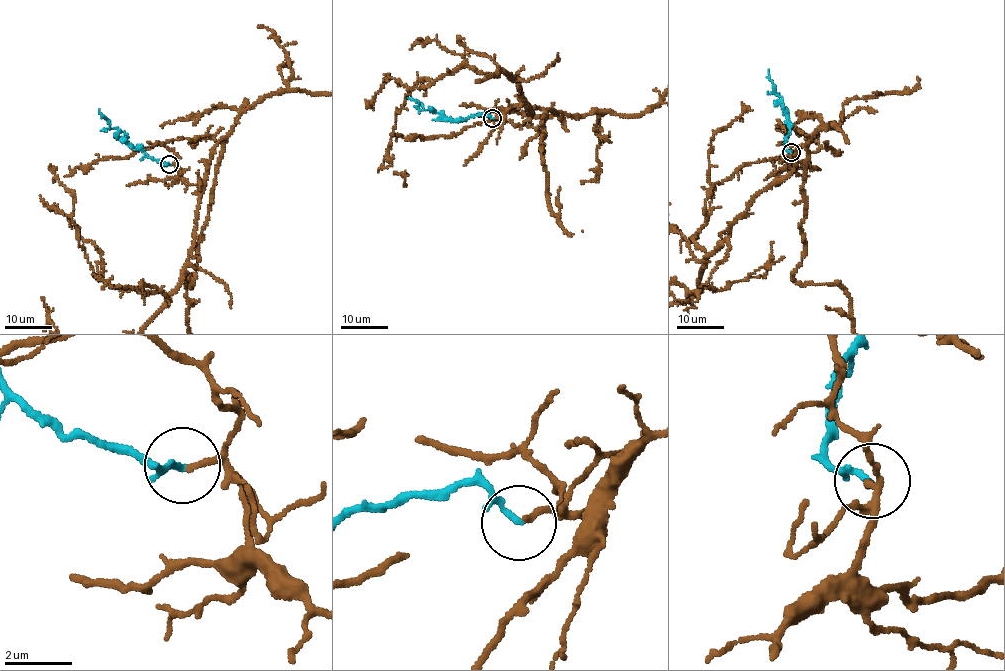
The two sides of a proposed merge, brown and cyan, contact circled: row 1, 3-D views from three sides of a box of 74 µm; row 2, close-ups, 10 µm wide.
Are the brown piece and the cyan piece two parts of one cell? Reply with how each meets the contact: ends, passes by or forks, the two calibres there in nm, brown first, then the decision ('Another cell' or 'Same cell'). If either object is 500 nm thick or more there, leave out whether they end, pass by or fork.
At the ring brown ends. At the ring cyan passes by. Thickness 170 nm (brown) against 120 nm. Same cell

